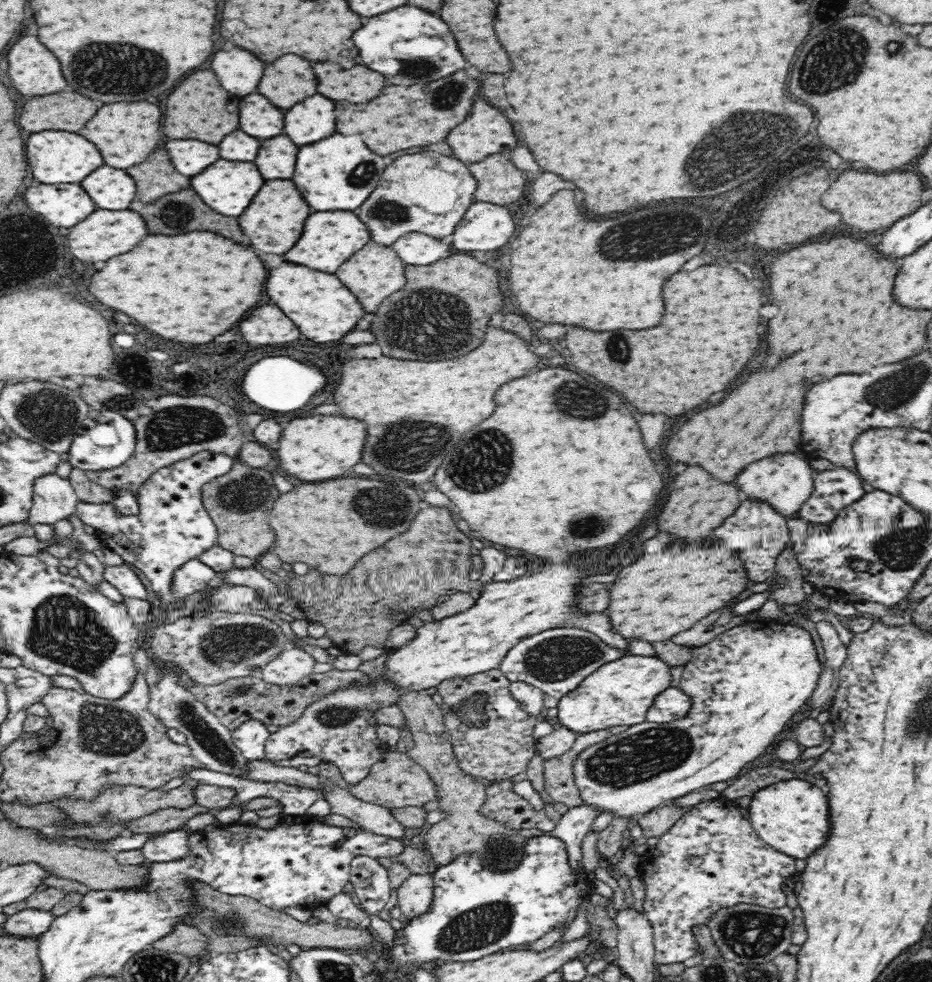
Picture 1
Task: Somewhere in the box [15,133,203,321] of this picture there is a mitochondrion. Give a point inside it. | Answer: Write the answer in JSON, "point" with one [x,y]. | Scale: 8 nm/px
{"point":[174,214]}

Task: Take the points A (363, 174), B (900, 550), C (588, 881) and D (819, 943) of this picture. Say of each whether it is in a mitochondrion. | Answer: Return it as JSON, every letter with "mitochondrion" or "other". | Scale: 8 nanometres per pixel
{"A":"mitochondrion","B":"mitochondrion","C":"other","D":"other"}

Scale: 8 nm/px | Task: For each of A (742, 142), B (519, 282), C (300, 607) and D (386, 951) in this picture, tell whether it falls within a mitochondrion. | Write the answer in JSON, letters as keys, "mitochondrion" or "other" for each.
{"A":"mitochondrion","B":"other","C":"other","D":"other"}

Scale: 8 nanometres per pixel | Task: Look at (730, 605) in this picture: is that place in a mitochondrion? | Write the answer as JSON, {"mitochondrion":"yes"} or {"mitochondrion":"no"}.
{"mitochondrion":"no"}

